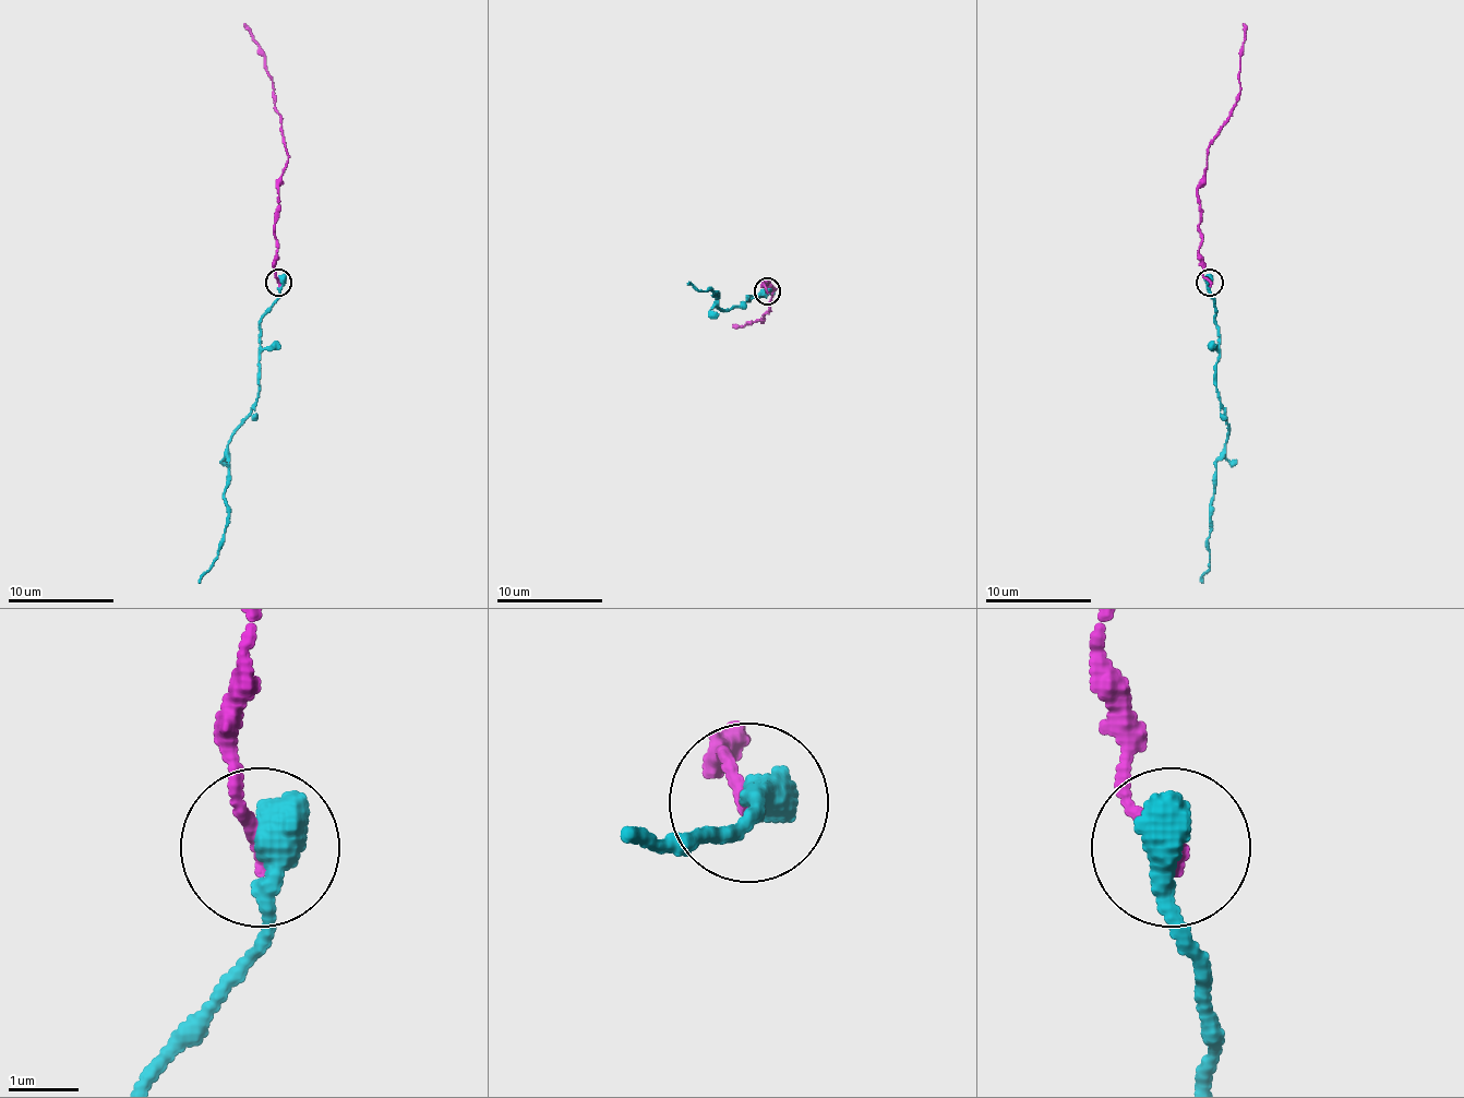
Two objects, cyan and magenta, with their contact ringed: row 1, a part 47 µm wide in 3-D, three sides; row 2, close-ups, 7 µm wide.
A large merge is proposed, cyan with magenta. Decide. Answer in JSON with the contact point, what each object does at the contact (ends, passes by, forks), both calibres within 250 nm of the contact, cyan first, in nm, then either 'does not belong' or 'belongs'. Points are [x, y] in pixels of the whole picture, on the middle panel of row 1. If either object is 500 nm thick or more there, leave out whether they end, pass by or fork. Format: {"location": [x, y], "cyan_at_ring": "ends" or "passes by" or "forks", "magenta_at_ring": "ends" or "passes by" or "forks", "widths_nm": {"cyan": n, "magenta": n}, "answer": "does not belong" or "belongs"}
{"location": [767, 291], "widths_nm": {"cyan": 600, "magenta": 190}, "answer": "belongs"}

